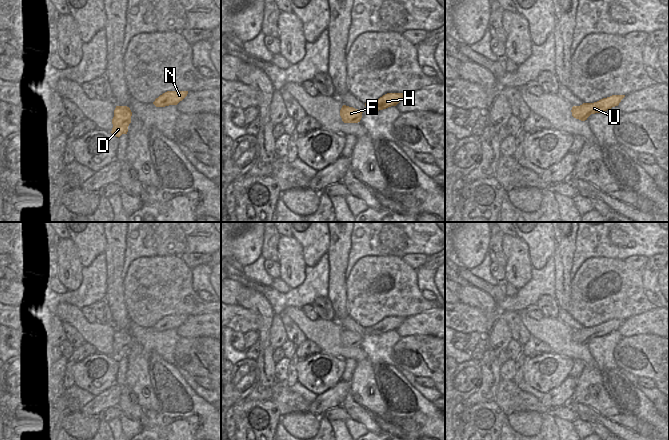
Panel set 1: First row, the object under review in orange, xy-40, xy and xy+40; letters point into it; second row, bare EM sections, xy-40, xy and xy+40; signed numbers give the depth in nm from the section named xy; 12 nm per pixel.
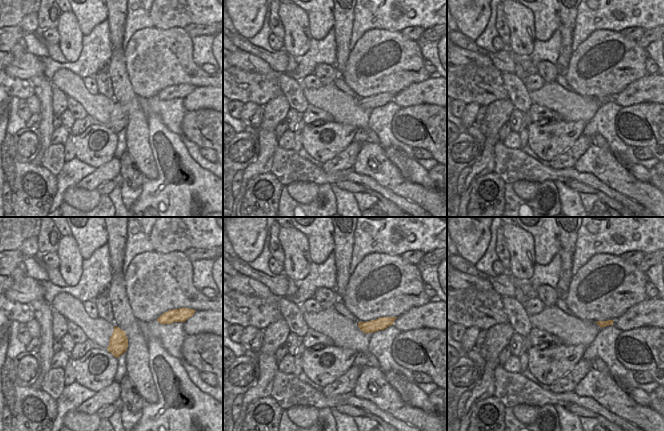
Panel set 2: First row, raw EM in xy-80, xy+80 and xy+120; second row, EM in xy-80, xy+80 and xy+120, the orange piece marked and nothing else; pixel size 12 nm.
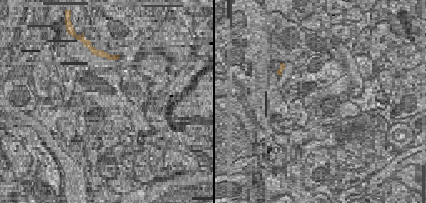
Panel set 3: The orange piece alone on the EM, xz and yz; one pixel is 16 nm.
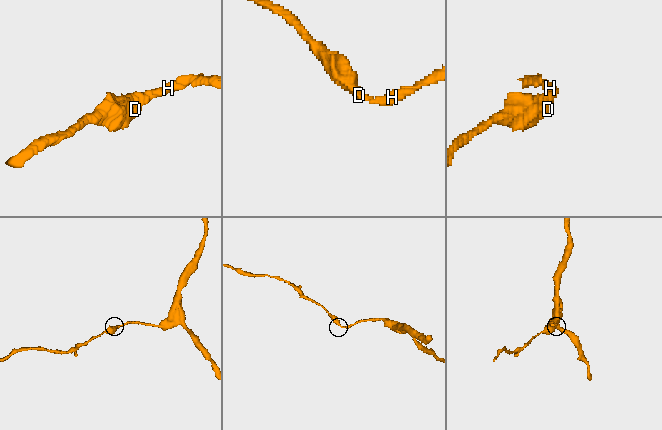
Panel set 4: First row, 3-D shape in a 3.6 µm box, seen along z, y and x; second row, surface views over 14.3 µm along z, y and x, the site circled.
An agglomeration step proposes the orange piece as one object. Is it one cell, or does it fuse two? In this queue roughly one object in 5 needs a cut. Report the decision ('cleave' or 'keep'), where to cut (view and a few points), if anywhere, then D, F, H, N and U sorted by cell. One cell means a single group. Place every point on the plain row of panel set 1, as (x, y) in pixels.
keep | no cut | D F H N U

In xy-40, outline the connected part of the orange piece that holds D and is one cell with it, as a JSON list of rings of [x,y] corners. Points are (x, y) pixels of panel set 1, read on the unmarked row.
[[[116,330],[112,343],[113,352],[111,357],[116,361],[127,358],[128,350],[131,347],[132,336],[127,330]]]

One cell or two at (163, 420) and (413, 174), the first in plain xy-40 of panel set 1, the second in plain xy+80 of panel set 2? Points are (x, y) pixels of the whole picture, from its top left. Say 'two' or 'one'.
one

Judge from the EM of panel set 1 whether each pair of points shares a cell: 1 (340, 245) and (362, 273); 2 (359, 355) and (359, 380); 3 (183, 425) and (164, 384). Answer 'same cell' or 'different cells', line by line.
1: different cells
2: different cells
3: same cell

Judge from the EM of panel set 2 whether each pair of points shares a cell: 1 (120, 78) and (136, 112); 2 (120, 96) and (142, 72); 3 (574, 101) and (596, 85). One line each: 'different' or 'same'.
1: same
2: different
3: different

